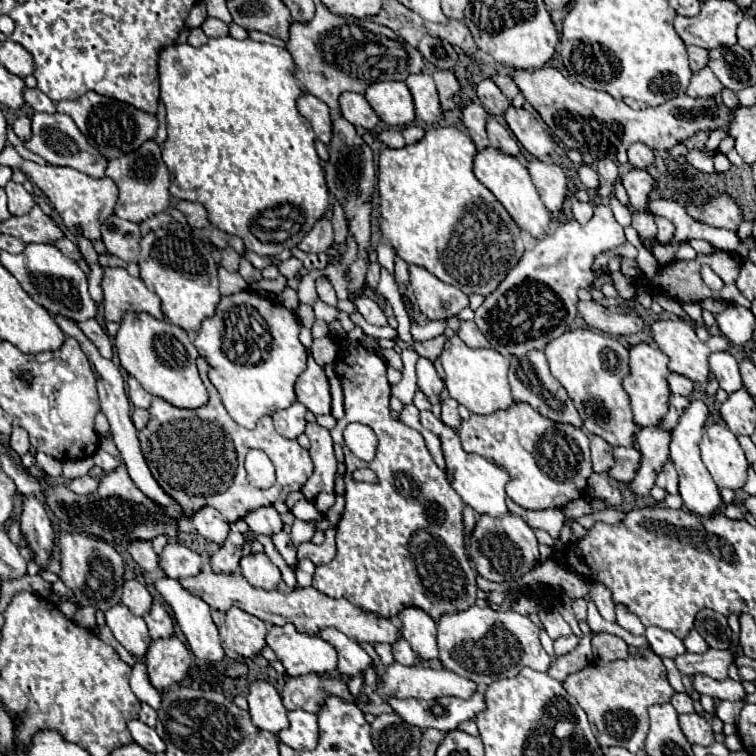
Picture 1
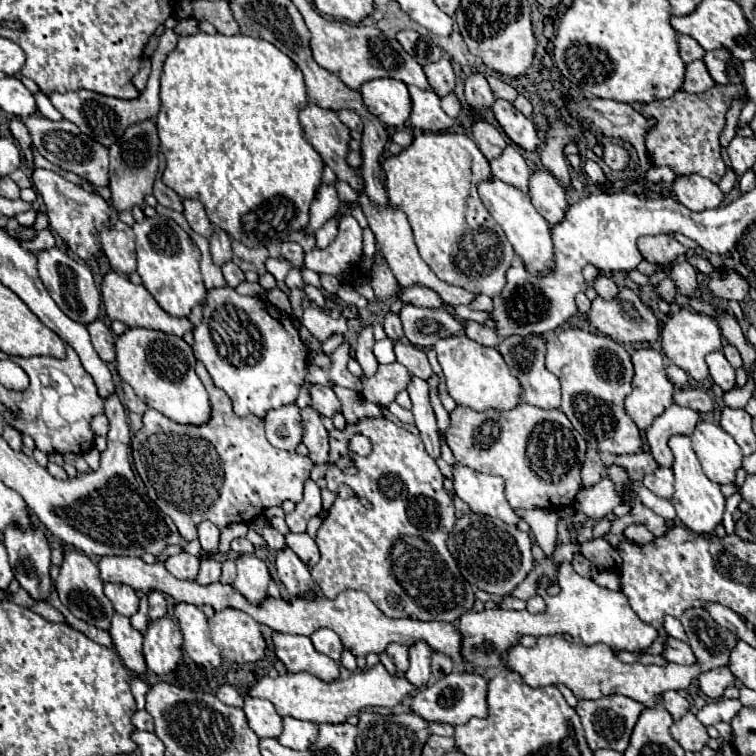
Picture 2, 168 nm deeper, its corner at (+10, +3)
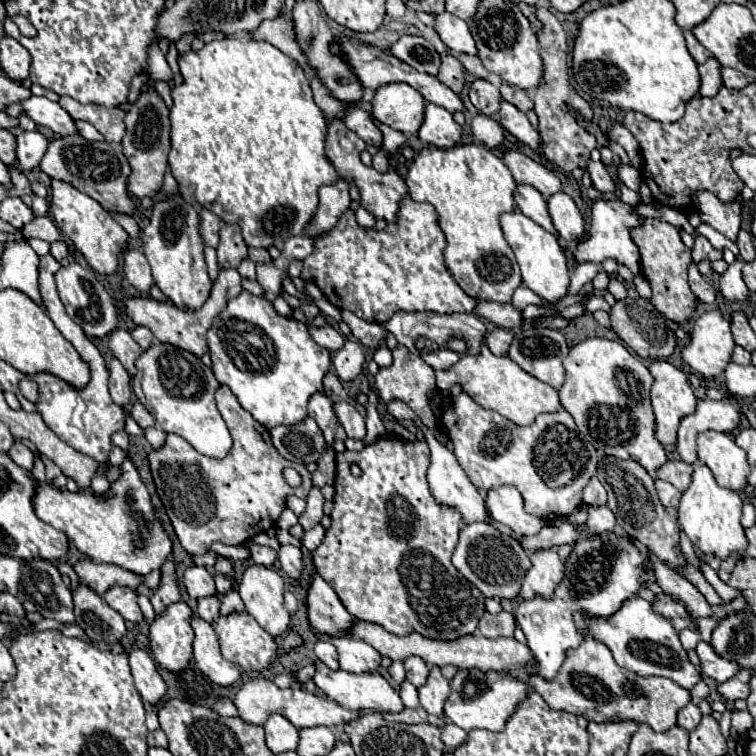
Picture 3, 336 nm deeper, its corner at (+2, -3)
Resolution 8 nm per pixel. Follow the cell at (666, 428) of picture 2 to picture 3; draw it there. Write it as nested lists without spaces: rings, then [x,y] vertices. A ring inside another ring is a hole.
[[[726,397],[722,401],[698,399],[694,413],[686,415],[680,421],[676,437],[676,453],[688,465],[696,461],[696,437],[702,431],[720,431],[732,433],[740,427],[740,407],[738,399]]]

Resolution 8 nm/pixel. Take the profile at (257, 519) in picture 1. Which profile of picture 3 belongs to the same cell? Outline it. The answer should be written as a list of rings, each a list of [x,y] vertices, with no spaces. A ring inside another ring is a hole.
[[[280,549],[278,559],[282,563],[282,571],[286,571],[290,577],[300,577],[302,571],[302,551],[300,549]]]

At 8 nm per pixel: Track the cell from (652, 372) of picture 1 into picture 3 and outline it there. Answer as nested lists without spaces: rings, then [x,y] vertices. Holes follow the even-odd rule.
[[[664,359],[650,363],[650,373],[654,377],[650,397],[652,411],[656,415],[656,439],[662,445],[676,443],[676,429],[684,415],[692,413],[696,407],[696,397],[686,375]]]

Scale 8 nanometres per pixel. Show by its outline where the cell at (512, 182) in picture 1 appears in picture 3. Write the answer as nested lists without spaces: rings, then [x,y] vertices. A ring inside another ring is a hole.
[[[518,209],[510,211],[510,213],[502,213],[500,225],[502,225],[508,245],[512,247],[512,251],[518,259],[518,265],[522,269],[522,281],[526,283],[526,287],[530,287],[534,293],[538,293],[546,301],[552,301],[552,303],[560,301],[566,295],[570,277],[568,277],[566,255],[564,255],[562,247],[558,245],[558,239],[550,231],[544,231],[544,227],[540,227],[536,221],[528,219],[528,215],[524,215]]]

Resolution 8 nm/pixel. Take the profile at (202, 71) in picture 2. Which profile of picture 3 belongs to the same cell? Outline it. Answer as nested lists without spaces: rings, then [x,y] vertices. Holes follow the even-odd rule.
[[[232,37],[216,39],[216,41],[210,41],[208,45],[204,45],[200,51],[188,51],[188,53],[178,55],[178,63],[180,63],[184,81],[172,89],[172,99],[174,99],[174,105],[170,109],[170,125],[172,125],[170,169],[172,169],[172,175],[176,177],[178,185],[194,189],[194,197],[202,207],[214,211],[224,223],[238,223],[248,247],[264,247],[264,249],[278,247],[280,249],[284,245],[284,239],[300,235],[304,231],[304,227],[308,225],[308,221],[314,217],[314,211],[318,207],[318,189],[322,185],[338,181],[334,167],[324,157],[326,119],[312,99],[308,77],[304,75],[300,65],[294,59],[290,59],[288,55],[284,55],[280,49],[276,49],[274,45],[270,45],[266,41],[252,41],[252,39],[246,39],[246,41],[238,41]]]

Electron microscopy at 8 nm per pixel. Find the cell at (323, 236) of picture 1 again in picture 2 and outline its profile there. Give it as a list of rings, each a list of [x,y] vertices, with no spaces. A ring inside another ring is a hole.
[[[282,243],[282,257],[292,263],[294,267],[302,267],[304,265],[304,251],[298,243]]]

